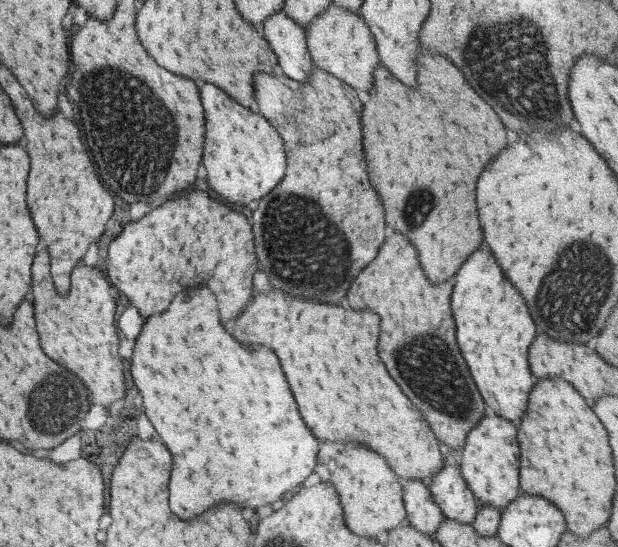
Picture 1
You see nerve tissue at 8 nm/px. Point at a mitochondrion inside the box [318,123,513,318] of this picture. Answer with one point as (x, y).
(412, 216)

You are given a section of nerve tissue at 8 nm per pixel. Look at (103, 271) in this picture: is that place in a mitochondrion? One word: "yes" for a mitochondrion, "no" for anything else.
no

